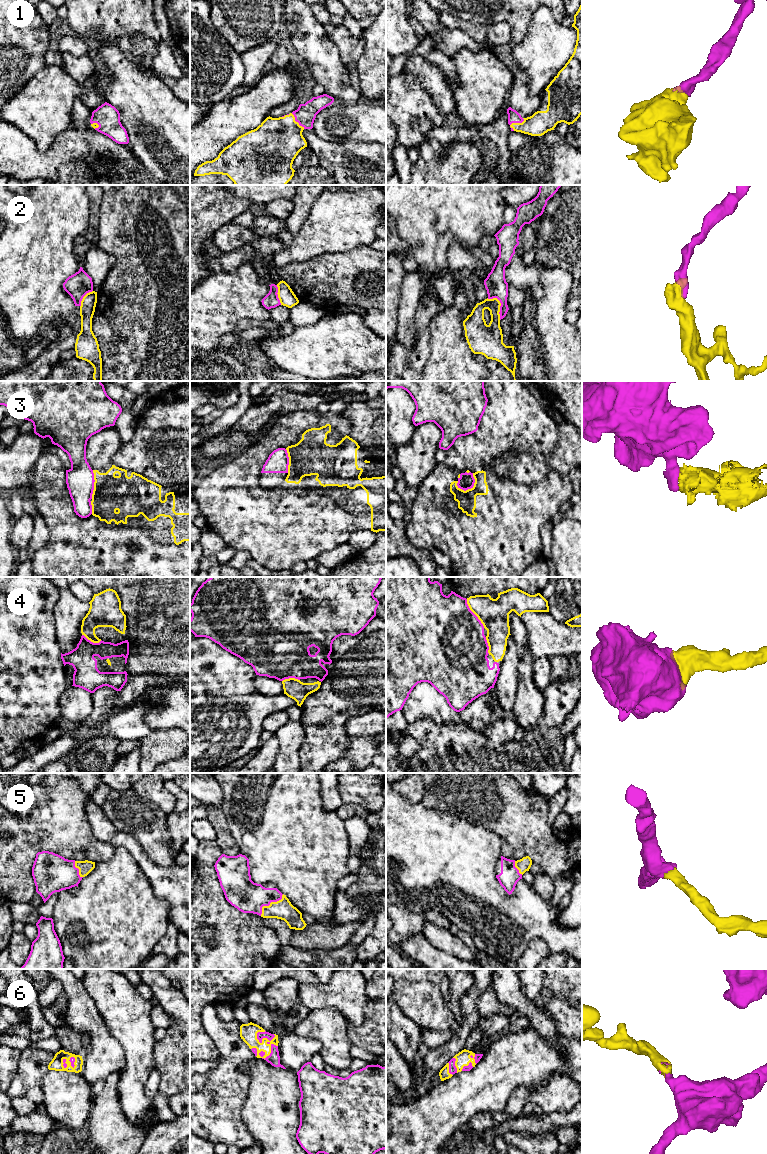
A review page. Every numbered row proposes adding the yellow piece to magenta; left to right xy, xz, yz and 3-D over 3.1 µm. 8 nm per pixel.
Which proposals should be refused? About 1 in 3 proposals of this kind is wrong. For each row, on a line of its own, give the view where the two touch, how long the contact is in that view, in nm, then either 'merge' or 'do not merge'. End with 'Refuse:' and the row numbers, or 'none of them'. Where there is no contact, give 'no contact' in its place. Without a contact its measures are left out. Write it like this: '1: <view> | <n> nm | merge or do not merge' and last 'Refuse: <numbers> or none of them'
1: yz | 140 nm | merge
2: yz | 200 nm | do not merge
3: yz | 180 nm | do not merge
4: yz | 280 nm | merge
5: xz | 260 nm | merge
6: xz | 240 nm | merge
Refuse: 2, 3

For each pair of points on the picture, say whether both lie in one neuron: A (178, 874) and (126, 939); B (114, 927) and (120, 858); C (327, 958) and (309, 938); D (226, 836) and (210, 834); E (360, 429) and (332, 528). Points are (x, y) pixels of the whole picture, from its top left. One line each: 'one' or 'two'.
A: two
B: one
C: two
D: two
E: two

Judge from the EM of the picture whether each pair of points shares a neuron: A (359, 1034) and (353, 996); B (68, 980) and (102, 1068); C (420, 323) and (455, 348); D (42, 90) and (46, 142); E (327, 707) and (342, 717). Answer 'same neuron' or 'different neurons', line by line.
A: different neurons
B: same neuron
C: different neurons
D: same neuron
E: same neuron

